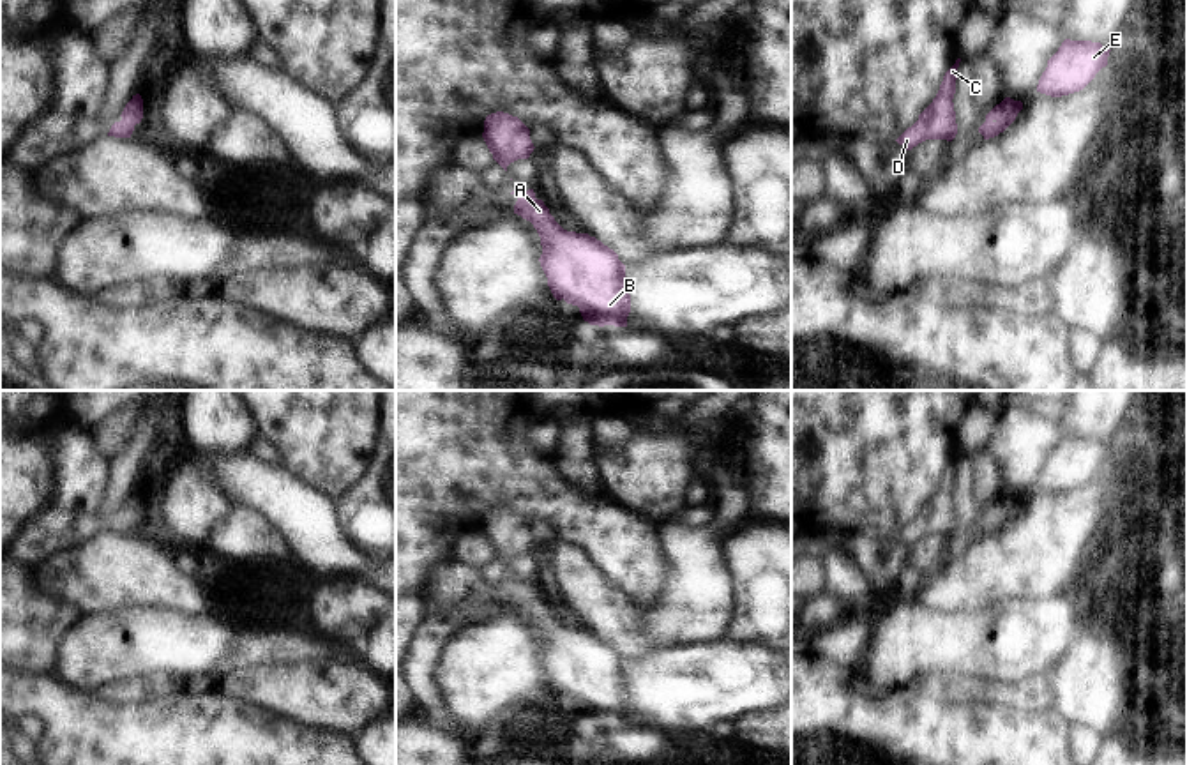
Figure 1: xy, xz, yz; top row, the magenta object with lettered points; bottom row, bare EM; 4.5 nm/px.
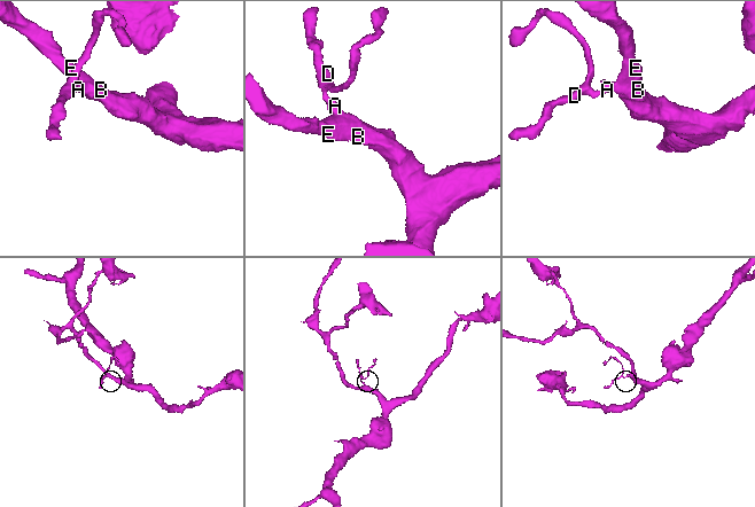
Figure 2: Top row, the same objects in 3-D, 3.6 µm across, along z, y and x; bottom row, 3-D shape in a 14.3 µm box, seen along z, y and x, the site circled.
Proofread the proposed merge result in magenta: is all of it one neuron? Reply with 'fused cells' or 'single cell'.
single cell

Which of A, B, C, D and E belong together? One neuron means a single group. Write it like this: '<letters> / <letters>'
A B C D E

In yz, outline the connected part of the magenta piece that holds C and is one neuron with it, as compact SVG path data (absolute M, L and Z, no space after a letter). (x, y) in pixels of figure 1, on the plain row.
M961 454L945 468L940 486L933 498L919 511L919 516L908 523L896 537L911 546L926 535L952 537L957 530L954 489L957 463Z

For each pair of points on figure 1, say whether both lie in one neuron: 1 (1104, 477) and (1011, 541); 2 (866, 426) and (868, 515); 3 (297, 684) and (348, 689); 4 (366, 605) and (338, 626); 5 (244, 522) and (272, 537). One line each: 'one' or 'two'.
1: one
2: one
3: one
4: one
5: one

